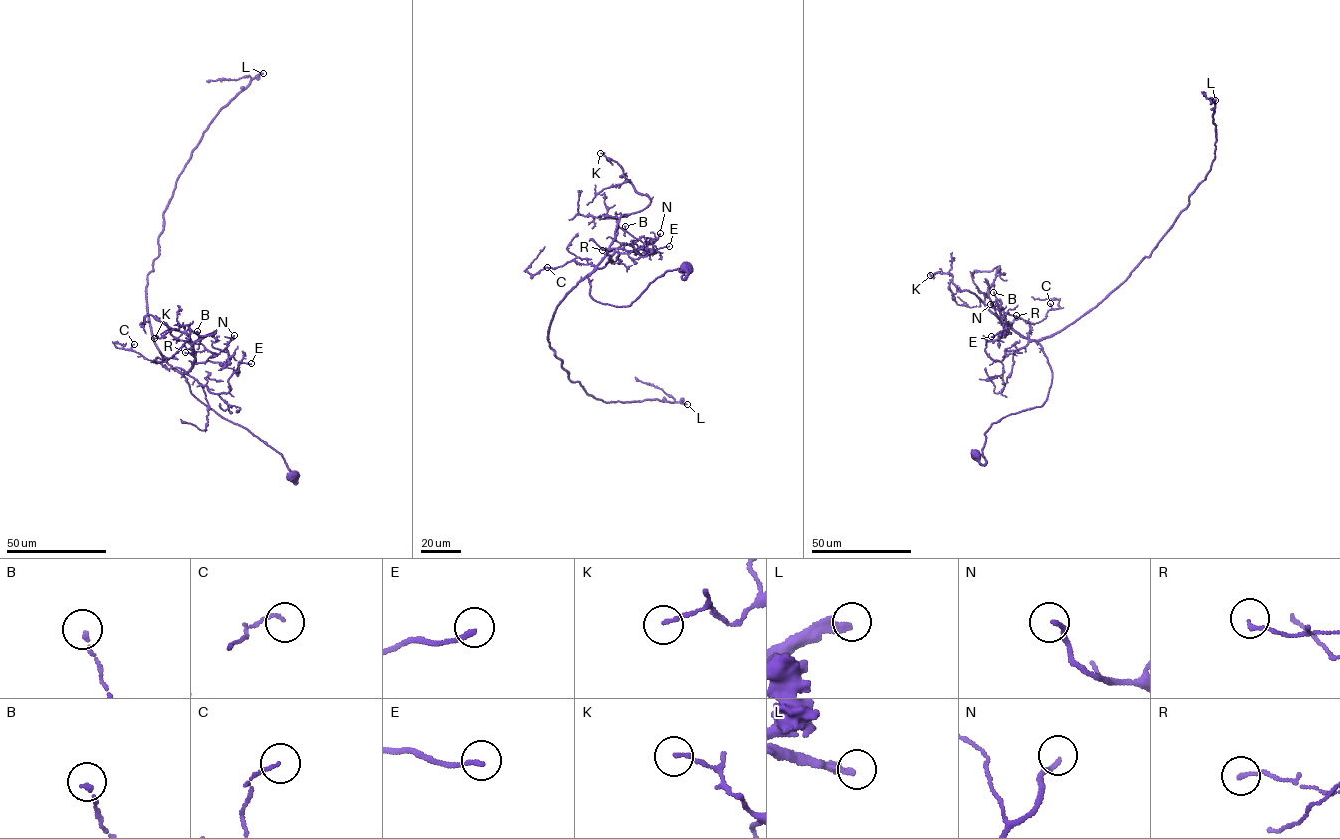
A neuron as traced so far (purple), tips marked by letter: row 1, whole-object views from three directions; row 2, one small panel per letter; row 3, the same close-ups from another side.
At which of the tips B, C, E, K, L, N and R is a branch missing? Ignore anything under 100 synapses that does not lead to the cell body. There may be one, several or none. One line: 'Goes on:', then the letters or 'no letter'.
Goes on: L

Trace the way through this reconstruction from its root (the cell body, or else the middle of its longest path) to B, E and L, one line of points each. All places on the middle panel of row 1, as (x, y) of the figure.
B: (686, 268), (684, 279), (678, 269), (657, 277), (629, 305), (596, 302), (588, 277), (625, 226)
E: (686, 268), (684, 279), (679, 269), (666, 271), (628, 306), (592, 298), (588, 277), (610, 249), (669, 246)
L: (686, 268), (621, 307), (593, 299), (587, 275), (548, 337), (569, 379), (596, 398), (687, 404)

